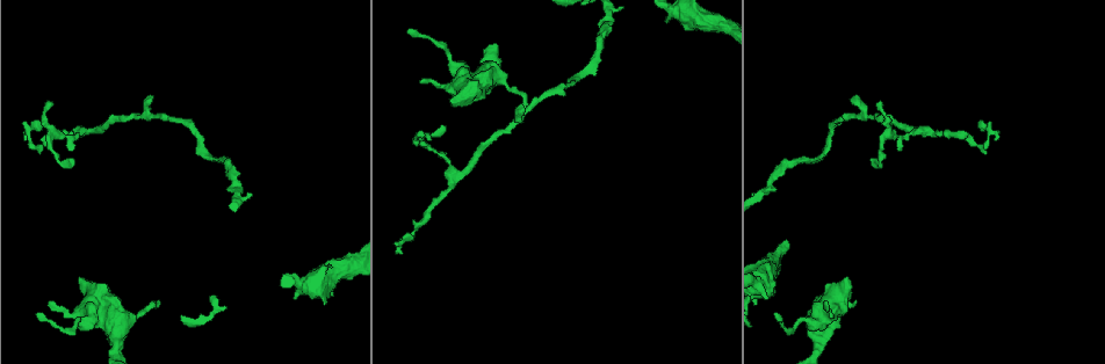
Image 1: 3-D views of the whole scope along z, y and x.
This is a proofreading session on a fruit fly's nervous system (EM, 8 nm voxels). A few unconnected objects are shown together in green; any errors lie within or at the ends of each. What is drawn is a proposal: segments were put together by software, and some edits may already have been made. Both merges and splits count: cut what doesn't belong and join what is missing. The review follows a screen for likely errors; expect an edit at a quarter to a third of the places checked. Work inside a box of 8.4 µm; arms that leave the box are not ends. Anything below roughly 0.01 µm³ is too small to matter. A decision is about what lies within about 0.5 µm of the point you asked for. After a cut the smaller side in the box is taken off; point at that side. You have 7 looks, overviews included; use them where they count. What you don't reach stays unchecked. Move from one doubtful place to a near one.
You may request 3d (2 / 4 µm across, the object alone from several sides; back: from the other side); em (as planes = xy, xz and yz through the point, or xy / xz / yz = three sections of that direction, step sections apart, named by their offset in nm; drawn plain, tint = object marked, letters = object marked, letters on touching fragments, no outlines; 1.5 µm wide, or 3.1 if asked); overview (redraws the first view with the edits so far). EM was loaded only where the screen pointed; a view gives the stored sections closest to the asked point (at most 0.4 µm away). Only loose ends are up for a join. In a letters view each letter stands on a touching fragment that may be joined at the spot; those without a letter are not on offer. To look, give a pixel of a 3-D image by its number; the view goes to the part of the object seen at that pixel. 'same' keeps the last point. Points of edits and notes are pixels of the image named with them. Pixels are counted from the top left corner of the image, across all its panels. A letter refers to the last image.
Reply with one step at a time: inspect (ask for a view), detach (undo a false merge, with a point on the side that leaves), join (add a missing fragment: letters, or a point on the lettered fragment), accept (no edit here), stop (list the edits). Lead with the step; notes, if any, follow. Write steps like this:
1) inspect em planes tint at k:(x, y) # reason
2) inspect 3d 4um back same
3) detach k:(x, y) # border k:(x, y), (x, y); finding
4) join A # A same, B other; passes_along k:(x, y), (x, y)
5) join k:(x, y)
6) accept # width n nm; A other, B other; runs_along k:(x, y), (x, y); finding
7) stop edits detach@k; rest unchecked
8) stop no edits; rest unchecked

inspect 3d 2um at 1:(409, 29) # an open end

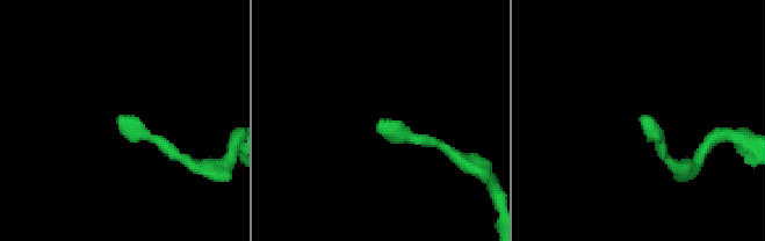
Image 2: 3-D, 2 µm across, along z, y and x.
inspect em yz step 8 tint at 2:(379, 124) # now the EM

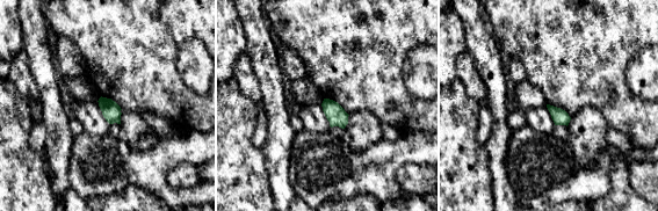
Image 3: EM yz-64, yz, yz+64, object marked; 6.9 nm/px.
inspect em xz step 4 letters same # another direction

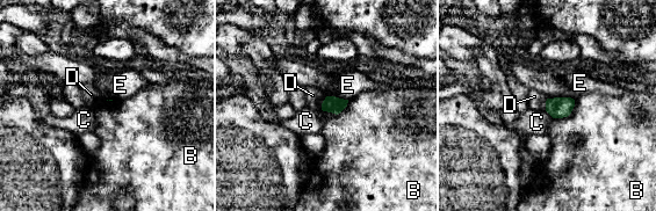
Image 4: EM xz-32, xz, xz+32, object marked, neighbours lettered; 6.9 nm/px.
accept # B other, C other, D other, E other; border 4:(326, 96), (321, 108); none of them fits

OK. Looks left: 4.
inspect 3d 2um at 1:(451, 101)

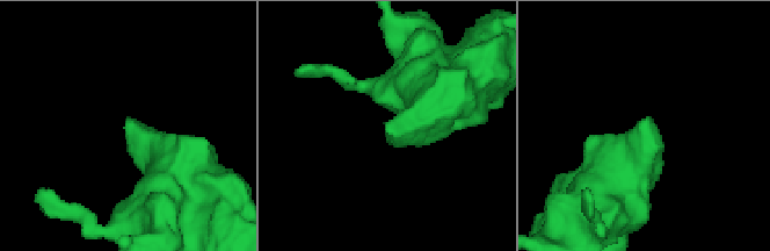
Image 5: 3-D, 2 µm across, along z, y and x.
inspect em planes tint at 5:(648, 120) # shape alone is not enough

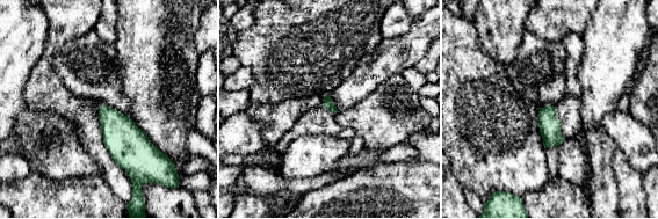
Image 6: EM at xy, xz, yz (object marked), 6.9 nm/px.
inspect em planes letters same

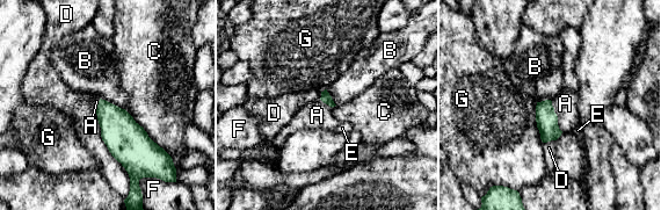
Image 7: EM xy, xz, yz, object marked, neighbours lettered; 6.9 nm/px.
join A # A same, B other, C other, D other, E other, F other, G other; passes_along 7:(546, 118), (557, 116), (565, 103); it goes on there

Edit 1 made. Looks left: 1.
stop edits join@7; rest unchecked

